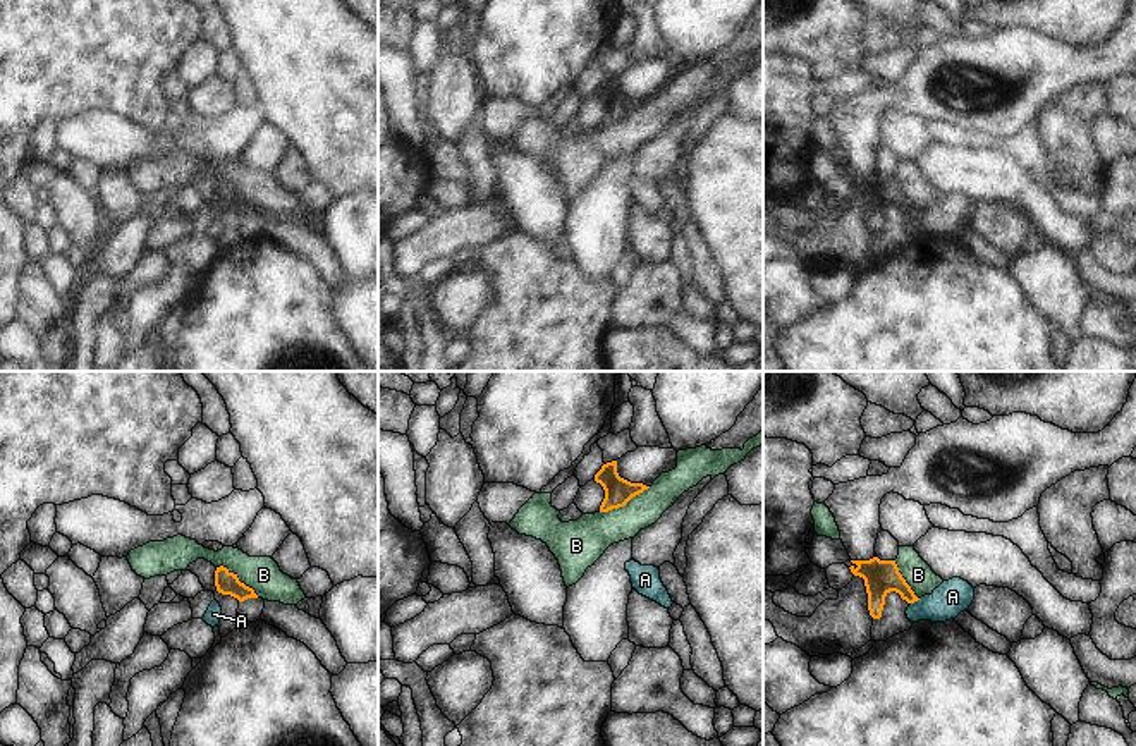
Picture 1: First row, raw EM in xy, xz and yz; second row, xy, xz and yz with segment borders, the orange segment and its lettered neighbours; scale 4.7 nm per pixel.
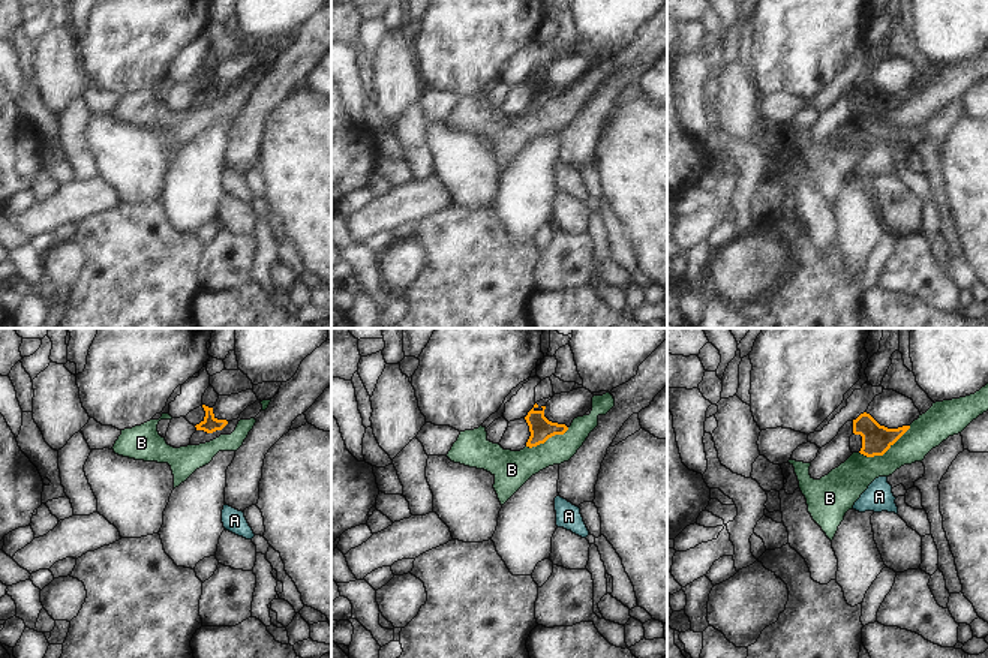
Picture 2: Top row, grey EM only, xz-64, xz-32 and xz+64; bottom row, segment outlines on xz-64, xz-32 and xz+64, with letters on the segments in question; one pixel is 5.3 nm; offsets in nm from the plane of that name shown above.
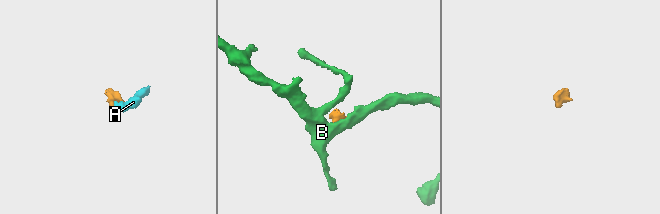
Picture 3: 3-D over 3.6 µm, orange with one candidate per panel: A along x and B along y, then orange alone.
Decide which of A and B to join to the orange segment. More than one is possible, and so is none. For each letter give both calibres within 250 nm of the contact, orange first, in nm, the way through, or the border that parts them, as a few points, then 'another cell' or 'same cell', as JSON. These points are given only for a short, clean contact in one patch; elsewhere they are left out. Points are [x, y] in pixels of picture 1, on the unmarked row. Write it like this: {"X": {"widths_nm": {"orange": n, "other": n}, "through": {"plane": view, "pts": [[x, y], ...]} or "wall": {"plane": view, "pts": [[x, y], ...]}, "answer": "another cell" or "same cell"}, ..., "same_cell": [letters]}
{"A": {"widths_nm": {"orange": 160, "other": 160}, "through": {"plane": "yz", "pts": [[880, 191], [897, 198], [915, 215], [946, 217], [952, 212]]}, "answer": "same cell"}, "B": {"widths_nm": {"orange": 130, "other": 200}, "wall": {"plane": "xz", "pts": [[650, 102], [633, 110], [622, 121], [598, 126]]}, "answer": "another cell"}, "same_cell": ["A"]}

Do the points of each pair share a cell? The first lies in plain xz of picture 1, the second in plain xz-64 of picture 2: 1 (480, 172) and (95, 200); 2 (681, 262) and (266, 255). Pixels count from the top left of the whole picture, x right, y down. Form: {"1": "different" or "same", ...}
{"1": "different", "2": "same"}

